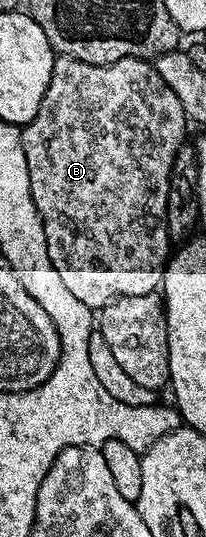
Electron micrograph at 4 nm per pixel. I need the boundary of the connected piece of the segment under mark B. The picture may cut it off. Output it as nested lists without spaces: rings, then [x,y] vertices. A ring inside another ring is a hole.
[[[58,56],[53,63],[51,83],[43,95],[43,103],[39,103],[39,111],[35,111],[35,119],[21,129],[23,155],[27,155],[27,175],[31,179],[31,199],[41,216],[47,239],[47,255],[51,255],[51,263],[55,271],[63,279],[63,284],[77,298],[94,311],[100,311],[120,297],[138,297],[158,292],[165,280],[165,266],[171,256],[171,238],[165,226],[167,215],[167,187],[171,179],[171,167],[175,163],[175,155],[186,144],[185,125],[187,118],[183,111],[183,103],[175,96],[175,91],[163,83],[156,68],[148,60],[139,57],[119,59],[110,65],[92,65],[77,61],[73,57]]]

